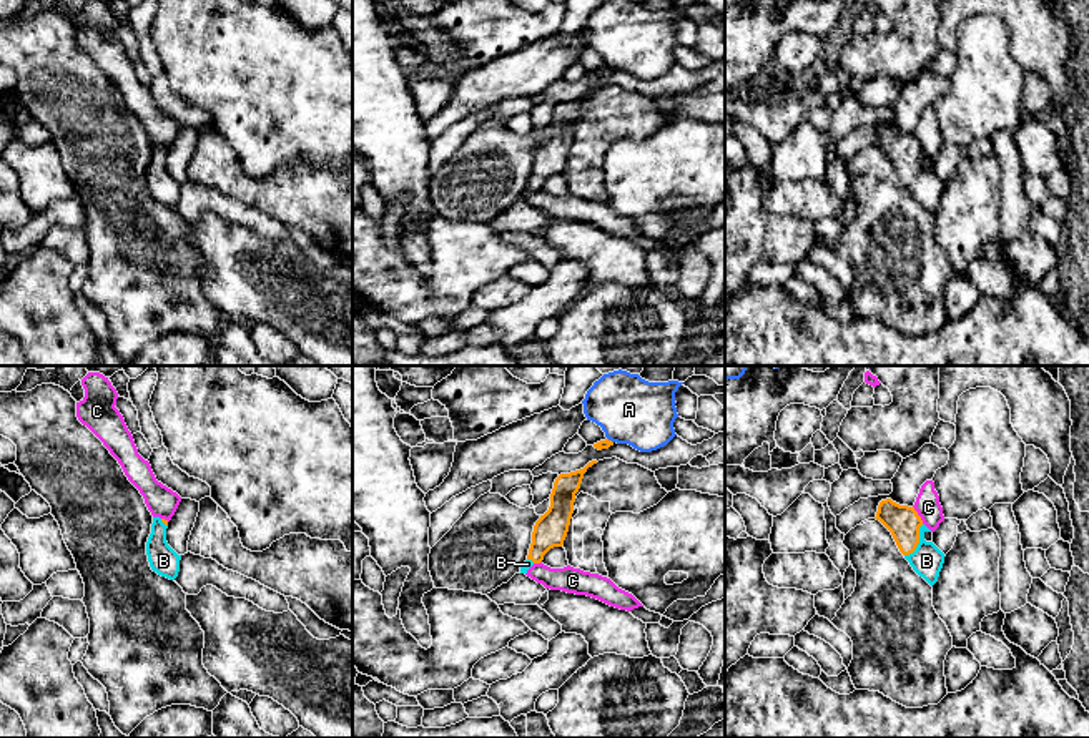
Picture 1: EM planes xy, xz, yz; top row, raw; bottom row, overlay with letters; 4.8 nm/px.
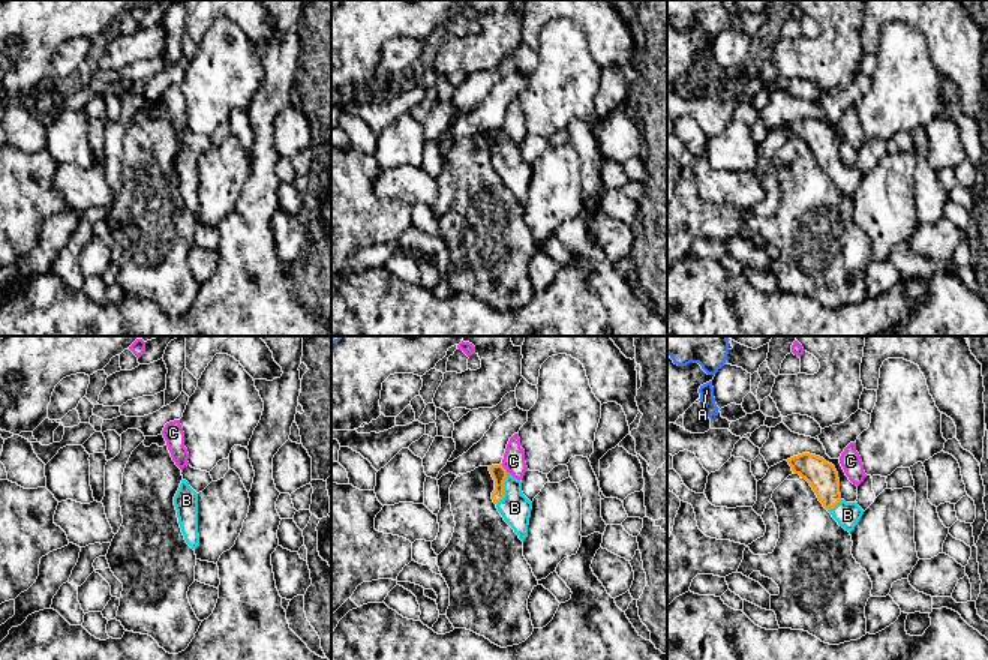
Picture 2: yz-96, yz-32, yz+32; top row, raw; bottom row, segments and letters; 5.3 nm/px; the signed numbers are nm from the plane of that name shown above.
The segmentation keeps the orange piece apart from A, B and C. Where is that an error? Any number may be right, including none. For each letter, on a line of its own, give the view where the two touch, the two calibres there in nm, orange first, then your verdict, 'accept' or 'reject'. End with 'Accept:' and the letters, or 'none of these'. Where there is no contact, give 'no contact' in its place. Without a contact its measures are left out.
A: contact in xz; calibres 50 and 320 nm; reject
B: contact in yz; calibres 160 and 160 nm; accept
C: contact in yz; calibres 160 and 120 nm; reject
Accept: B

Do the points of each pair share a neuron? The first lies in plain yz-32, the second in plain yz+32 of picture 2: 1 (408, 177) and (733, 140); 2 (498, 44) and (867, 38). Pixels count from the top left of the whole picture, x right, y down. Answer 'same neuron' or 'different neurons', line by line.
1: different neurons
2: different neurons

